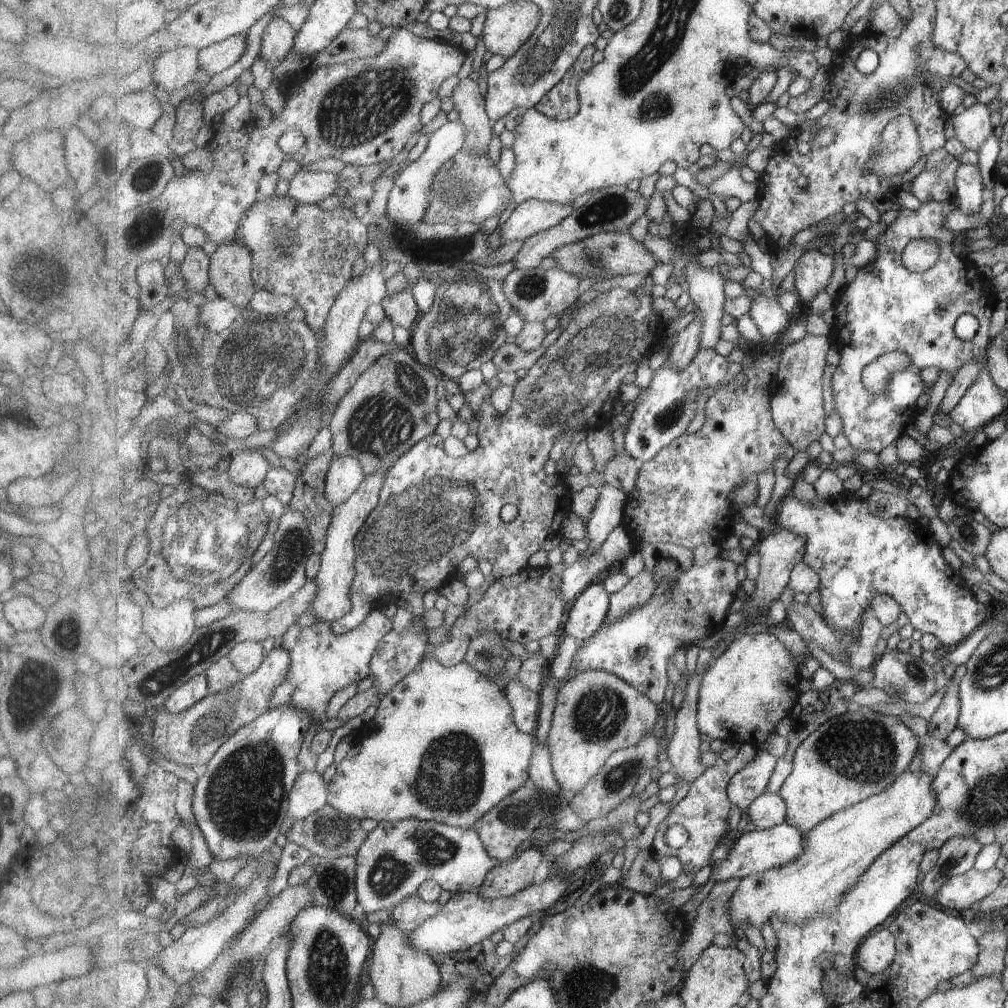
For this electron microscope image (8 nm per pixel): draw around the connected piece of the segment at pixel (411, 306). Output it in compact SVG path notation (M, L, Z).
M409 289L402 293L392 293L385 297L381 303L393 326L401 326L408 331L413 328L415 320L419 319L420 308Z

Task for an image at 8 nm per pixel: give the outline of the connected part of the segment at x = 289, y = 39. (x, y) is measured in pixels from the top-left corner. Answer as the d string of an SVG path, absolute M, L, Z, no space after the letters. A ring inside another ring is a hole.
M281 17L271 19L261 36L261 48L258 55L258 57L264 61L267 70L268 64L276 69L277 66L285 60L285 56L291 52L291 48L294 48L294 40L296 36L296 30L285 19L282 19Z

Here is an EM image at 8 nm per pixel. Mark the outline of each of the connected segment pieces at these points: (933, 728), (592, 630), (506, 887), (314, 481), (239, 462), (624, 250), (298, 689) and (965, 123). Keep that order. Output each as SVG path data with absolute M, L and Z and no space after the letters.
M956 665L947 693L927 724L927 732L936 739L946 741L958 727L961 712L959 683L967 671L967 665Z
M591 583L572 606L562 631L581 643L589 640L606 624L611 595L603 583Z
M537 843L525 849L513 862L501 862L491 870L478 893L491 900L517 894L535 884L541 864L543 854Z
M331 450L309 460L298 475L298 483L289 504L310 522L314 552L318 555L325 550L326 534L334 515L335 507L325 494L326 478L334 458L335 454Z
M244 449L231 456L228 474L237 484L248 489L264 484L272 464L257 449Z
M629 231L625 233L597 232L588 239L558 248L552 255L560 269L579 275L580 279L599 278L599 276L610 279L635 273L648 276L660 261L643 243L635 240Z
M373 609L361 626L351 632L338 635L329 629L329 621L319 620L310 627L293 625L282 637L280 645L291 653L291 666L284 681L275 689L270 700L270 709L293 705L306 710L312 723L327 720L327 708L331 698L370 675L370 662L381 639L394 629L393 618L387 618L383 610Z
M977 103L954 118L955 138L975 152L993 134L993 129L987 104Z

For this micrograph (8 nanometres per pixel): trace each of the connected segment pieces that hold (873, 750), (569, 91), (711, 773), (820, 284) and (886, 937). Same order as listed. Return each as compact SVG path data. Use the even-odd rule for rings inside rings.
M860 707L856 711L847 711L844 715L832 718L819 726L796 750L793 772L779 792L788 808L786 822L806 834L831 815L881 794L901 774L907 772L919 750L919 738L905 726L899 715L881 715L871 710L871 707Z
M586 46L573 68L553 90L550 90L534 107L550 119L566 121L573 118L582 108L579 94L579 83L584 74L593 68L595 46Z
M747 743L739 746L737 756L729 762L718 759L714 765L711 765L705 774L702 774L691 784L691 789L685 798L679 801L671 814L659 825L659 832L655 838L655 851L652 853L656 857L677 857L684 866L684 872L687 874L697 874L701 872L705 866L712 866L713 850L719 846L719 843L725 840L729 829L729 812L731 812L731 799L728 795L728 786L731 779L740 770L743 770L757 755L759 750L756 745ZM683 825L690 834L689 842L680 849L671 848L665 842L665 832L671 826Z
M819 249L807 251L796 264L794 286L799 294L801 306L806 306L819 292L827 288L833 272L835 260L832 256L819 252Z
M885 928L865 938L858 948L856 961L870 975L883 977L896 956L896 936Z

